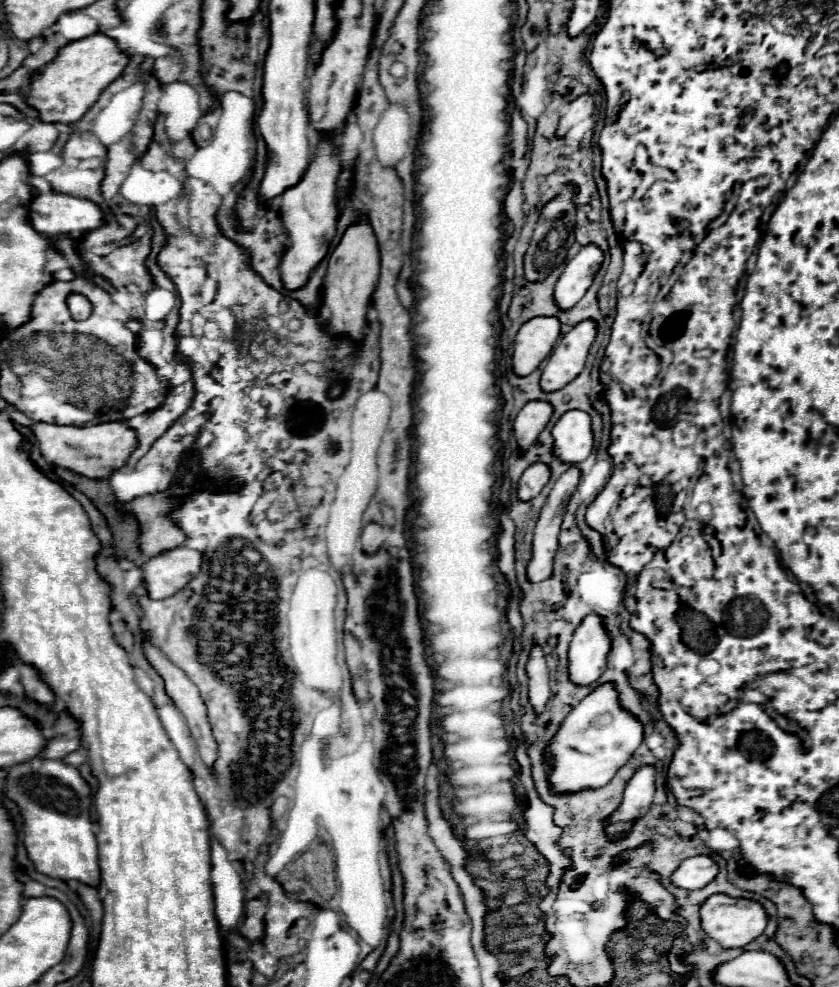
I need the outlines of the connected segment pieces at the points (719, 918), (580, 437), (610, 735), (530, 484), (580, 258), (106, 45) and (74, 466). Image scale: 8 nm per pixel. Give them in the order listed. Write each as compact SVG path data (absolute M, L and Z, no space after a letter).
M714 894L710 896L702 908L700 908L700 926L702 930L714 938L722 948L742 948L754 938L758 938L766 928L766 912L758 902L744 900L744 898L732 898L726 894Z
M570 410L558 418L552 428L552 454L564 464L578 464L592 452L590 416L580 410Z
M614 684L598 686L586 696L560 724L544 748L544 756L552 758L548 784L552 794L572 794L582 790L596 790L606 786L614 774L634 756L642 742L642 724L618 704Z
M532 464L520 478L518 482L518 498L522 502L528 502L532 498L536 498L542 488L548 484L548 478L550 478L550 468L544 466L544 464Z
M588 244L584 246L564 268L560 280L554 288L554 304L560 312L570 310L576 306L576 302L586 294L588 286L594 280L594 274L598 272L602 264L602 252Z
M92 34L60 48L58 56L52 62L30 76L30 82L22 90L22 96L26 104L38 112L38 118L42 122L74 124L98 100L102 90L122 74L128 60L130 58L116 48L112 38L104 34Z
M30 422L28 426L38 440L38 448L44 460L82 474L86 478L108 478L112 472L120 470L130 452L136 448L136 434L122 422L104 422L94 426L60 426L48 422Z

